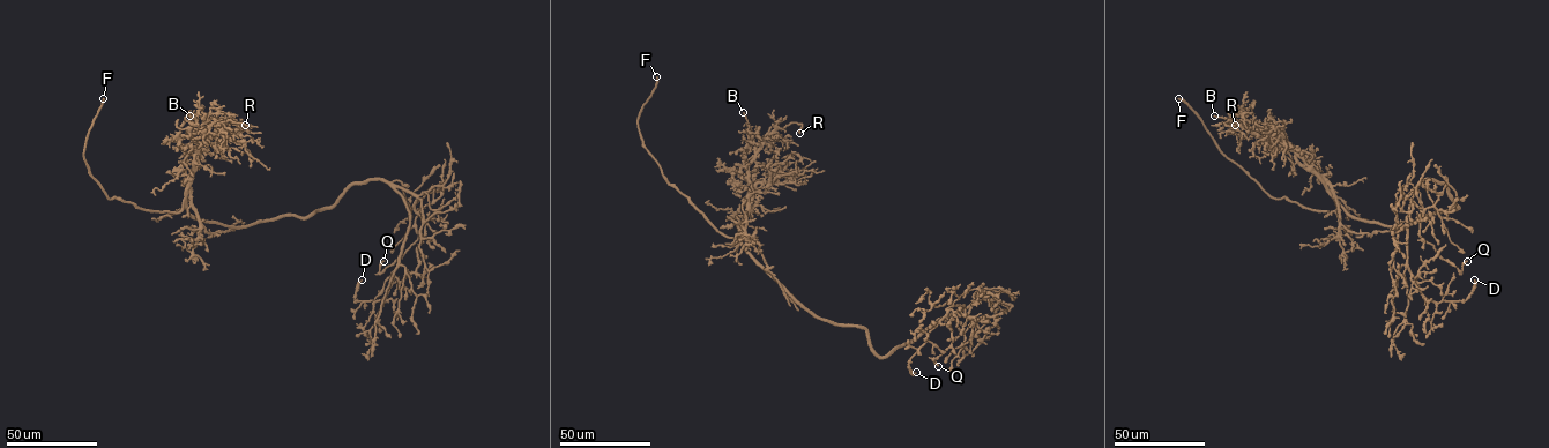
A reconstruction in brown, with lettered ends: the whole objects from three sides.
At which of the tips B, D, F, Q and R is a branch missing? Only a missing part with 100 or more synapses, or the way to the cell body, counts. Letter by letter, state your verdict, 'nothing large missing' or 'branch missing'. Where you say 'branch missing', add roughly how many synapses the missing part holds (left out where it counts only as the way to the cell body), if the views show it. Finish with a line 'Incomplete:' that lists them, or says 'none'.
B: nothing large missing
D: nothing large missing
F: branch missing
Q: nothing large missing
R: nothing large missing
Incomplete: F

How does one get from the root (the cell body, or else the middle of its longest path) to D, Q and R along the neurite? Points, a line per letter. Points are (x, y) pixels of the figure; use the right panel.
D: (1417, 219), (1458, 207), (1443, 184), (1423, 180), (1408, 213), (1407, 267), (1420, 292), (1465, 300), (1474, 280)
Q: (1417, 219), (1458, 207), (1443, 184), (1424, 179), (1407, 196), (1422, 215), (1420, 236), (1460, 273), (1467, 261)
R: (1417, 219), (1392, 226), (1356, 218), (1291, 148), (1264, 140), (1227, 121), (1229, 120), (1223, 122), (1235, 125)

